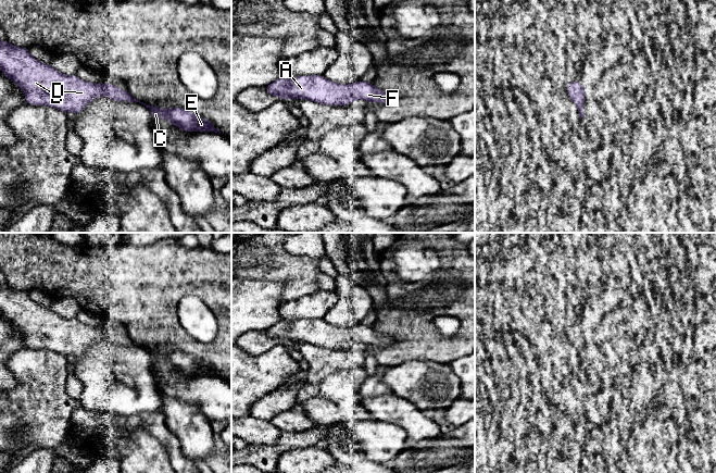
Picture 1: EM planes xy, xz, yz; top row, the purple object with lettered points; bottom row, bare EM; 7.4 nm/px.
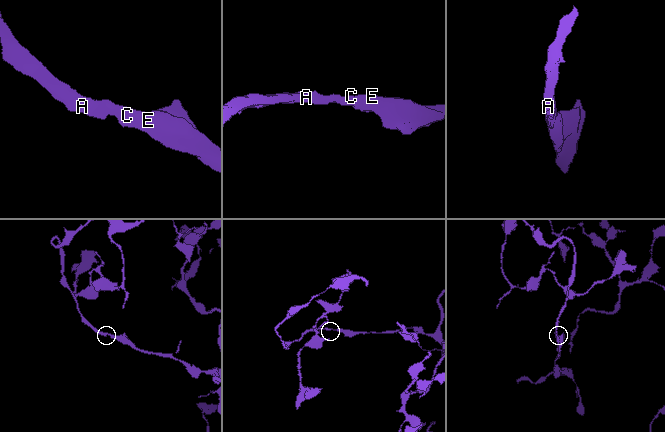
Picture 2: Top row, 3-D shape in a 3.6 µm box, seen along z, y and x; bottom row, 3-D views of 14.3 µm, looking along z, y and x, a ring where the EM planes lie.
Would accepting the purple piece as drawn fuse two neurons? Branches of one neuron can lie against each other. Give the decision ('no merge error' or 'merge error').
no merge error

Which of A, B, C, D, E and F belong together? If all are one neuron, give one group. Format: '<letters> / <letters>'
A B C D E F

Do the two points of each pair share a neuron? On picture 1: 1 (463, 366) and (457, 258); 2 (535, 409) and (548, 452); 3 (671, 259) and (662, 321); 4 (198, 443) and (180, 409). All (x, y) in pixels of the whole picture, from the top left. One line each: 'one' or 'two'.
1: two
2: one
3: one
4: one

